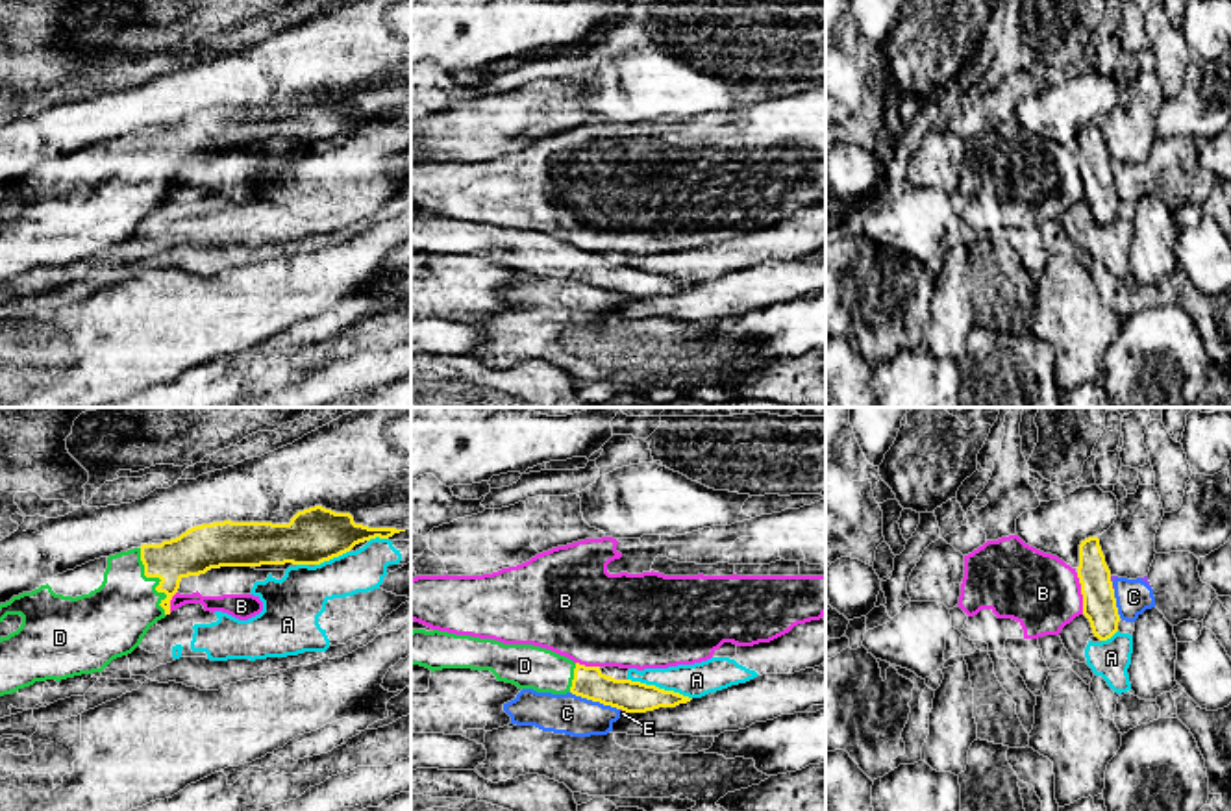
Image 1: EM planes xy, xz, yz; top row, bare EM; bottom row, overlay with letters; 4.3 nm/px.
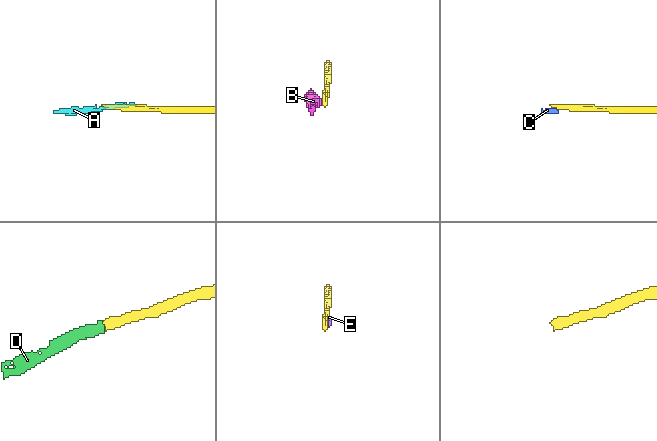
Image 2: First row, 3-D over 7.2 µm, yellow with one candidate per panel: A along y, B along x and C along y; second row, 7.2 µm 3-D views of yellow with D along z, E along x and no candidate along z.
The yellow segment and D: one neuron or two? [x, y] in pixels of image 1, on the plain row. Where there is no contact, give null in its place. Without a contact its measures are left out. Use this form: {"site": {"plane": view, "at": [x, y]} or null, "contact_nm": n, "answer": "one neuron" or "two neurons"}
{"site": {"plane": "xy", "at": [160, 163]}, "contact_nm": 320, "answer": "one neuron"}

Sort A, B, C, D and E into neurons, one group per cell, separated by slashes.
A / B / C E / D

